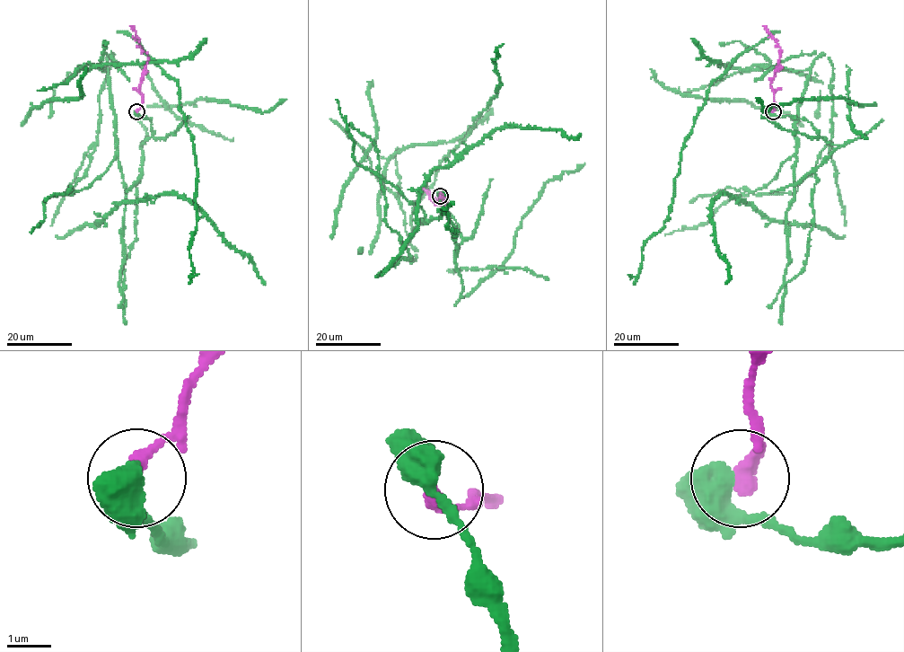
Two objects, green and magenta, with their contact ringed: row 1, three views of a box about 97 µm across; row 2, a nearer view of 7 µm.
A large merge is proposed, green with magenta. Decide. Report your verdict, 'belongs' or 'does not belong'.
does not belong

